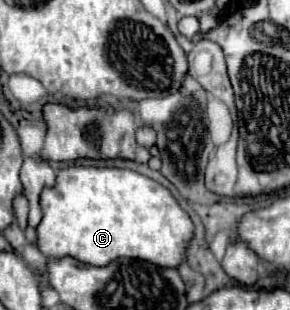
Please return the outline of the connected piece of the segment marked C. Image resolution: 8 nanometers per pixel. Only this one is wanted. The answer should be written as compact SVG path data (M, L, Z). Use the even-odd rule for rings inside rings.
M85 165L65 167L57 173L55 185L45 187L41 191L39 205L43 209L43 219L35 227L37 247L49 259L59 259L61 255L73 255L81 263L105 265L109 263L109 259L133 257L133 259L145 259L159 267L177 267L185 259L187 241L193 237L193 223L189 215L177 205L173 195L157 181L139 175L131 169L117 169L117 167L101 169Z

